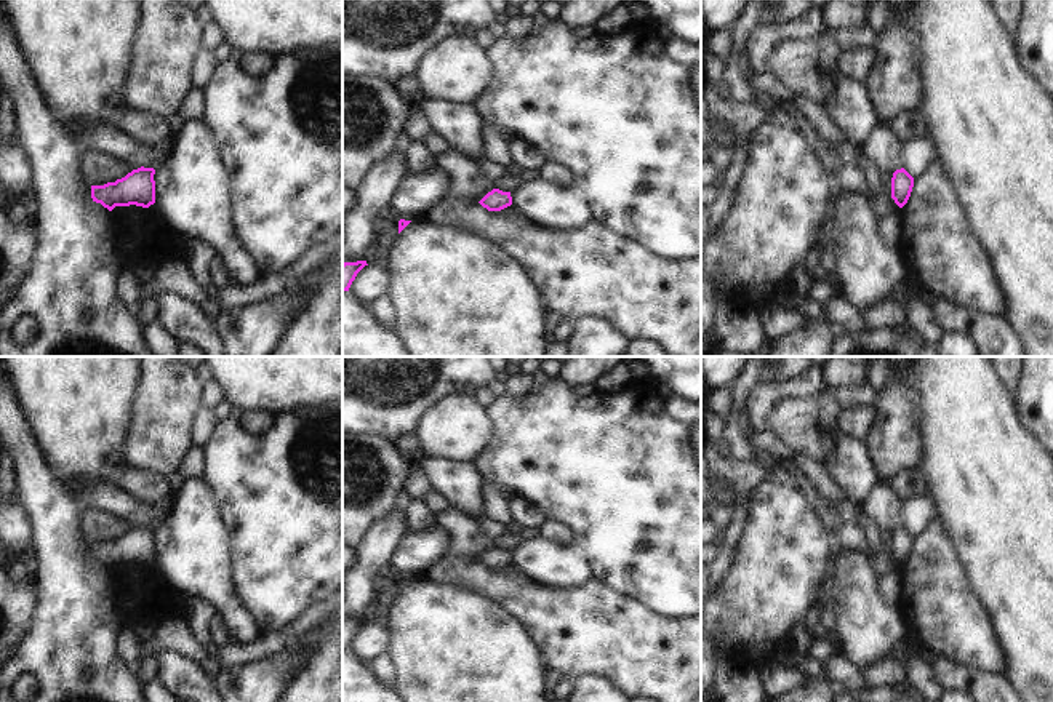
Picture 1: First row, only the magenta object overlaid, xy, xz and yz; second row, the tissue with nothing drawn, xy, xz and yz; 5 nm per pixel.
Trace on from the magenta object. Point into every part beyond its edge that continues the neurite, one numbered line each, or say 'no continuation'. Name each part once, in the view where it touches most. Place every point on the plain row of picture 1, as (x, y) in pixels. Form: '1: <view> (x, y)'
no continuation

